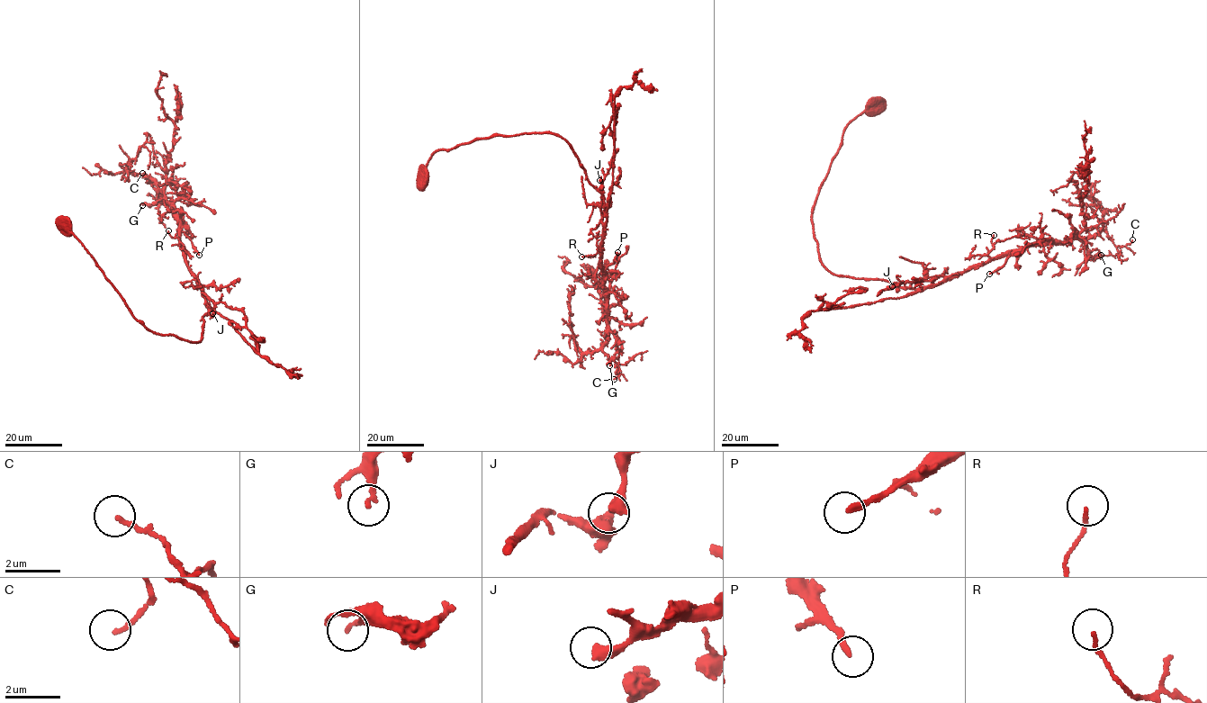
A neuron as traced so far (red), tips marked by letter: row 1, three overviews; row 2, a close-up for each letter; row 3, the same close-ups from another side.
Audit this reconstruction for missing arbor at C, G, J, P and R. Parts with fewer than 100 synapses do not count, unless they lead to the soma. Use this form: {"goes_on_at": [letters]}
{"goes_on_at": []}

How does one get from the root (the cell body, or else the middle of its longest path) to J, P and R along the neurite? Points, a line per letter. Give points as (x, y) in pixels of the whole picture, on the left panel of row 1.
J: (63, 228), (151, 331), (201, 340), (208, 310), (198, 283), (215, 304), (212, 313)
P: (63, 228), (139, 320), (192, 342), (201, 340), (208, 310), (183, 255), (182, 231), (199, 255)
R: (63, 228), (142, 324), (198, 341), (206, 300), (184, 258), (184, 245), (168, 230)

